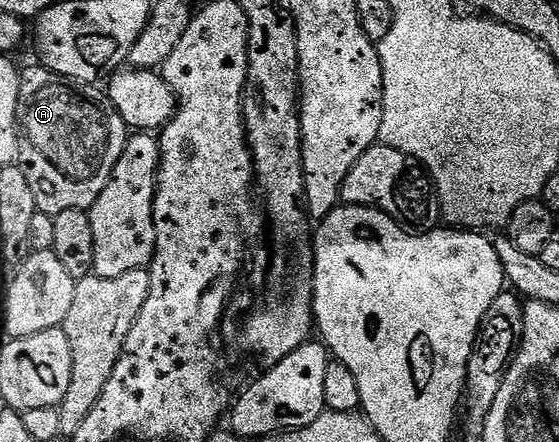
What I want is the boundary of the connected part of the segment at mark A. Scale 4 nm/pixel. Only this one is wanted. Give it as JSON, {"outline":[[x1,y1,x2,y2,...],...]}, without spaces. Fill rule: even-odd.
{"outline":[[42,66,23,68,19,77,19,105,17,127,19,129,19,154,17,167,25,174,29,190,33,190,36,213,54,218,65,210,87,212,101,198,101,190,109,182,129,135,127,123,110,103,102,99,90,100,83,96,84,89]]}

